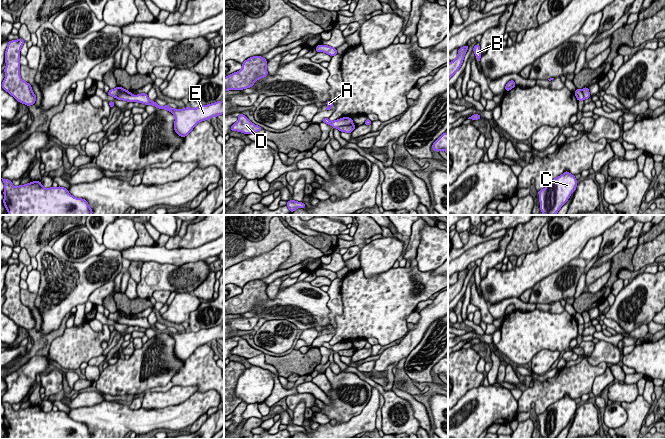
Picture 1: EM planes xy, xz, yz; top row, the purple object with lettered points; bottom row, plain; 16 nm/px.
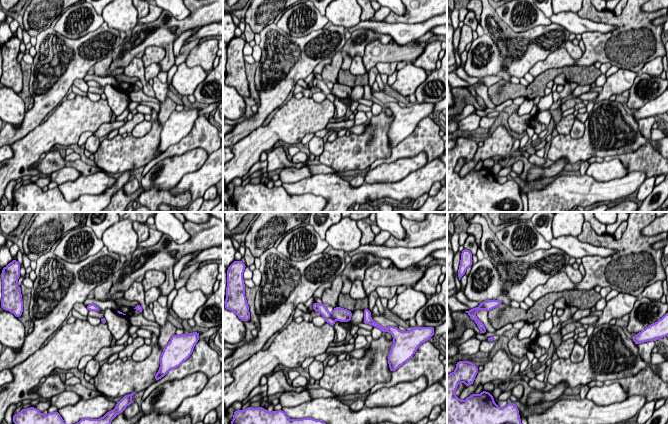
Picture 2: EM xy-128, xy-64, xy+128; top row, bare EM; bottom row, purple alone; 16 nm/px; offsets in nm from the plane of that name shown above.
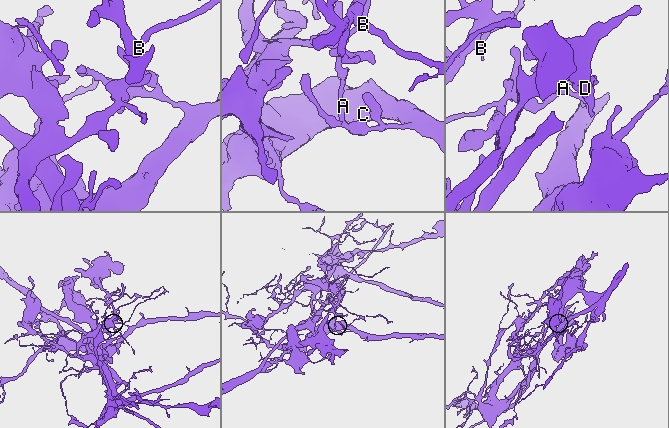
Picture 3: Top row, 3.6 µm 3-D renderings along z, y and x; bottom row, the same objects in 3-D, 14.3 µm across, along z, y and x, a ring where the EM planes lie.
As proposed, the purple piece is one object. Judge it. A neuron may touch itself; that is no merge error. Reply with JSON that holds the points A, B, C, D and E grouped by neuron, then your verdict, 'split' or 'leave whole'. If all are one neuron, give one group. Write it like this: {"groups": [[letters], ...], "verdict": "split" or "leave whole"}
{"groups": [["A", "B", "D"], ["C", "E"]], "verdict": "split"}

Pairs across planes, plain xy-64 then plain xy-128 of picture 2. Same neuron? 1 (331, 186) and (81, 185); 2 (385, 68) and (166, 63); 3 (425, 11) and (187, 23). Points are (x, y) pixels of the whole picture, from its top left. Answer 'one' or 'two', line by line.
1: one
2: one
3: one

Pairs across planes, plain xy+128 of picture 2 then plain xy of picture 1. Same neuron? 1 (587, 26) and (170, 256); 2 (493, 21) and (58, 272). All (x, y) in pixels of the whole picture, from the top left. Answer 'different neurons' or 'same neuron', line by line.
1: same neuron
2: same neuron

